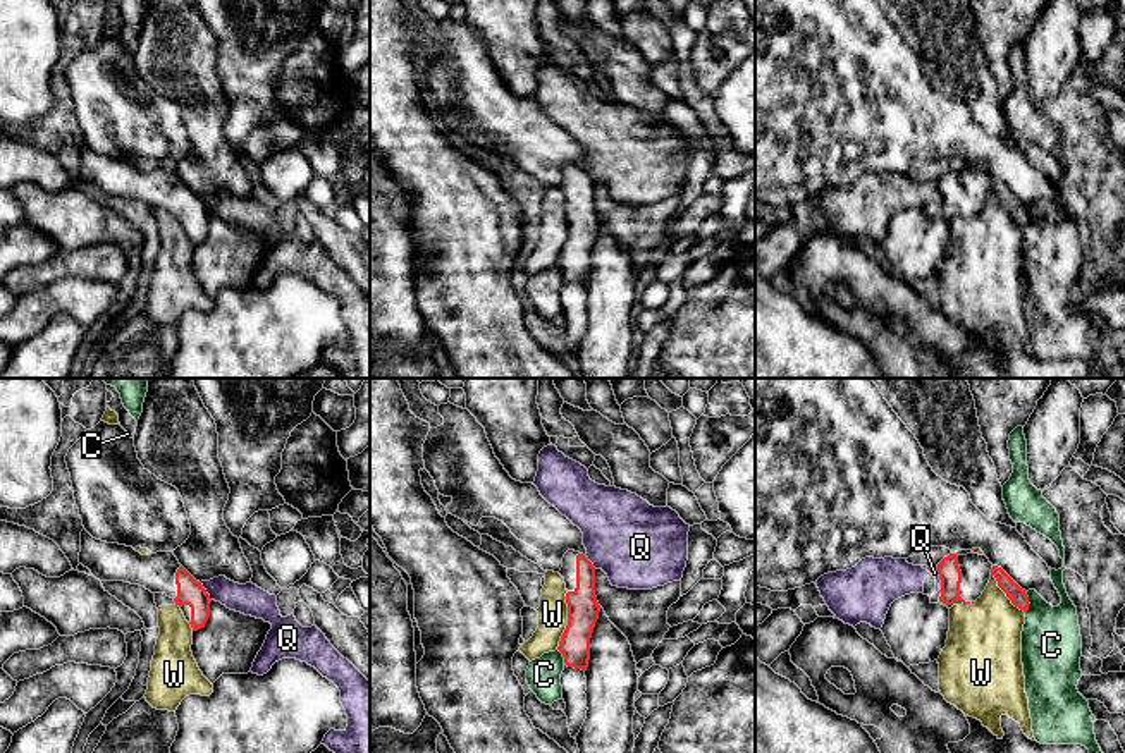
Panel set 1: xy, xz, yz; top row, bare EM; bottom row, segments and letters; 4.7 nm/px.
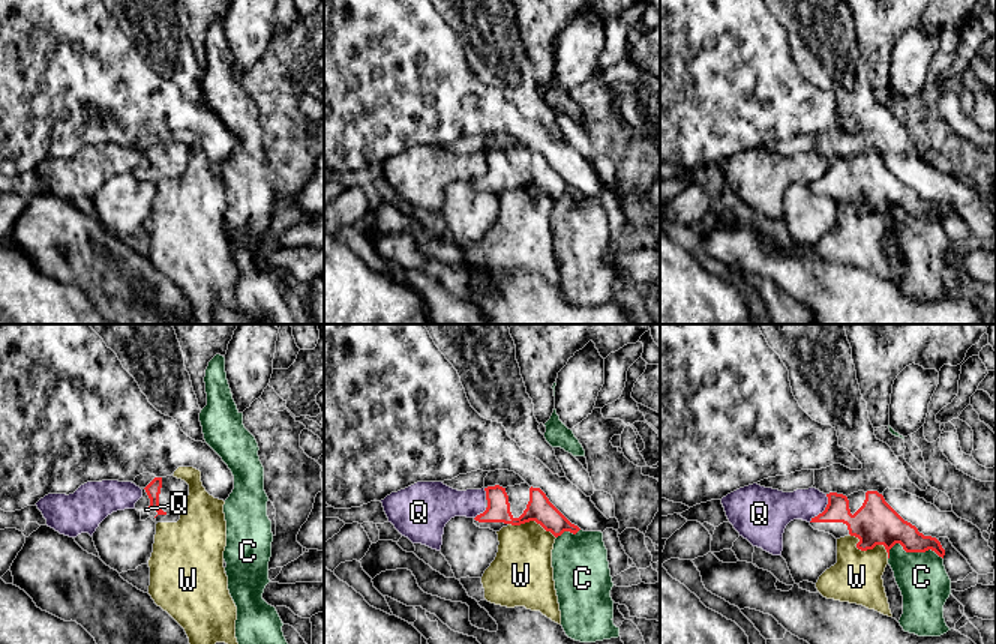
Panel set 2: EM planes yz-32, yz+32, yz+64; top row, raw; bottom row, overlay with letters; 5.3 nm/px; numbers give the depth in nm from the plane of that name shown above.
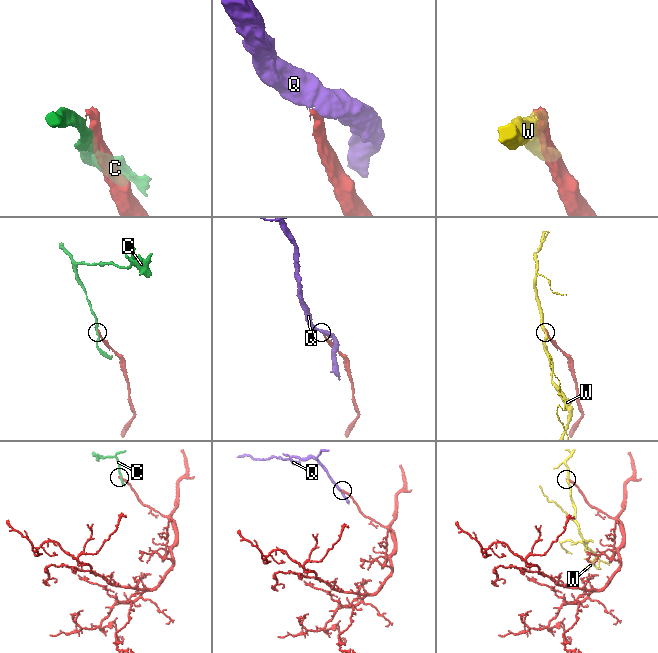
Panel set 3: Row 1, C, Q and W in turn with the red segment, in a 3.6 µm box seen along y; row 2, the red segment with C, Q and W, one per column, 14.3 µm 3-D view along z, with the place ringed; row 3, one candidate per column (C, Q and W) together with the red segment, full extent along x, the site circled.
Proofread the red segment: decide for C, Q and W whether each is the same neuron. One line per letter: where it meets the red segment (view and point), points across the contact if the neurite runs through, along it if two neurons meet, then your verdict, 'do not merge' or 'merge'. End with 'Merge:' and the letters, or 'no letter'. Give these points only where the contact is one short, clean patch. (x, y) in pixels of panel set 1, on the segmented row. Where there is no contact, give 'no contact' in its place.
C: yz (1027, 602) | along yz (1024, 592), (1029, 602), (1026, 612) | do not merge
Q: xy (205, 592) | along xy (200, 583), (210, 600) | do not merge
W: xz (568, 621) | along xz (568, 592), (566, 628), (556, 648) | do not merge
Merge: no letter

